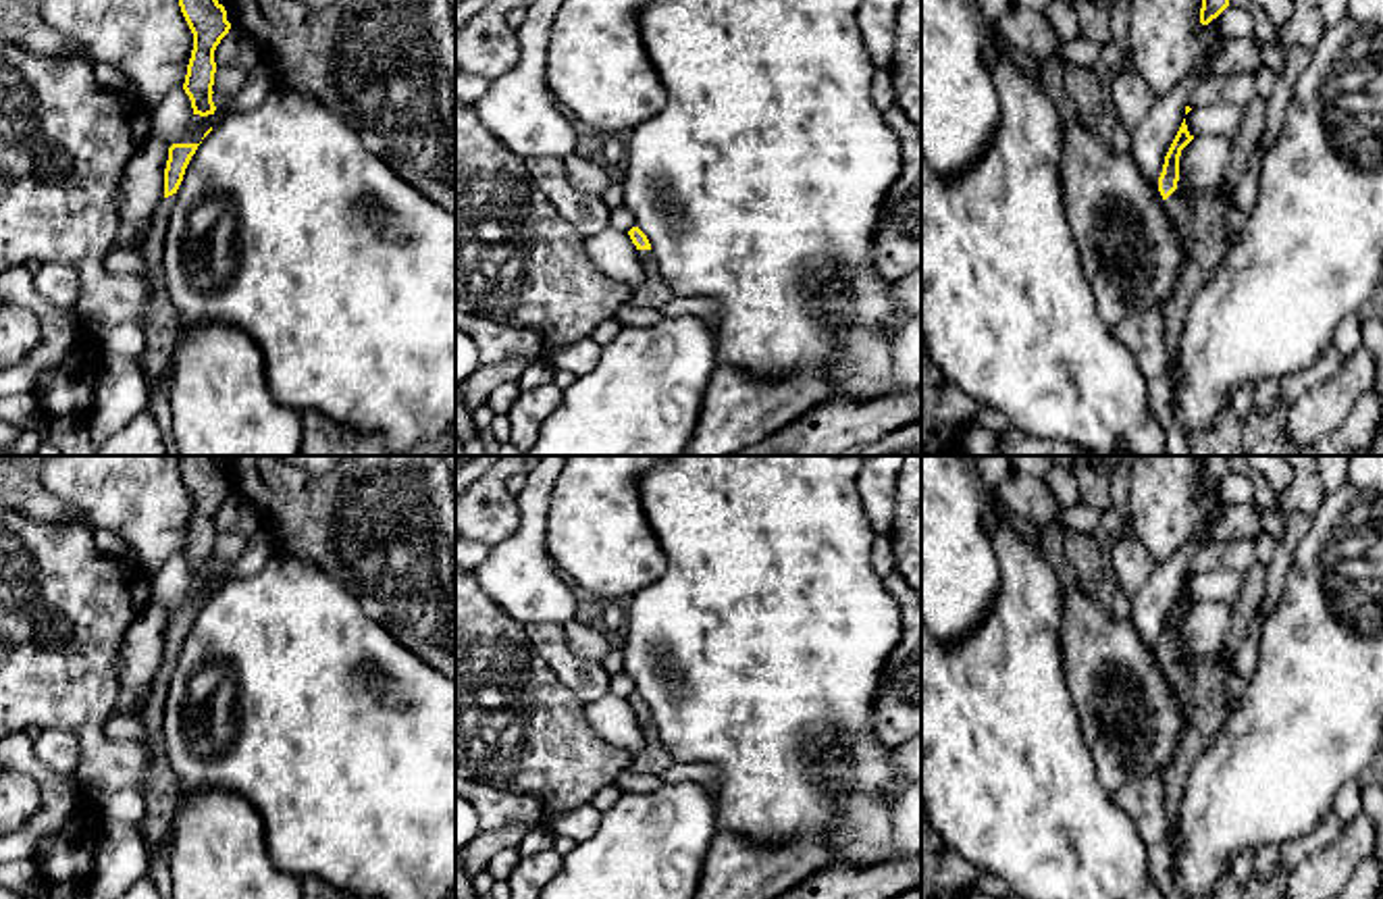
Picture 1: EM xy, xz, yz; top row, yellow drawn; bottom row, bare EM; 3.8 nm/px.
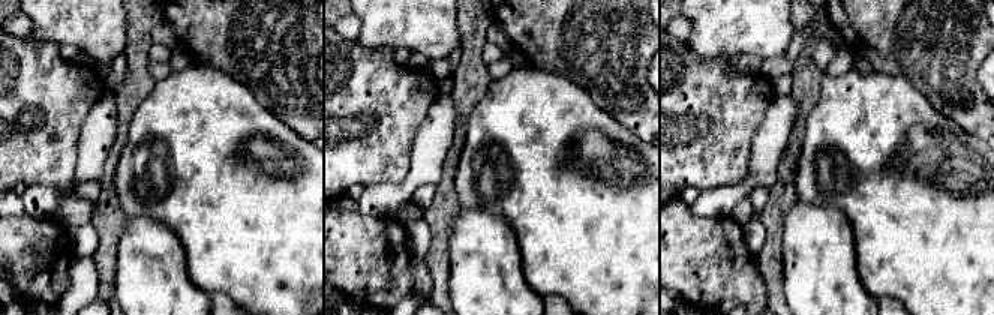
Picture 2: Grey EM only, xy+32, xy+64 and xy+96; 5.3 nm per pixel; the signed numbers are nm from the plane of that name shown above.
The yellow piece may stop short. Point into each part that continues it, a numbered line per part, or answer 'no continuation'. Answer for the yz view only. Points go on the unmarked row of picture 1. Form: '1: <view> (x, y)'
1: yz (1201, 687)

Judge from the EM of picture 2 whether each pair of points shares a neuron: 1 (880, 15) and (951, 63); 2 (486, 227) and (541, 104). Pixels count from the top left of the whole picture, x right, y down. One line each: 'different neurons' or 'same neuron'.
1: same neuron
2: different neurons

